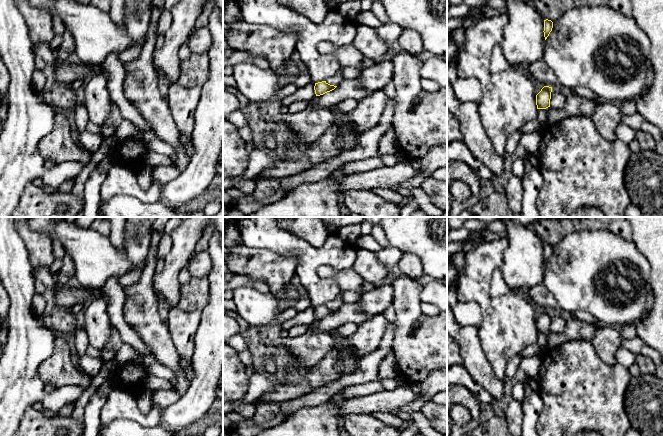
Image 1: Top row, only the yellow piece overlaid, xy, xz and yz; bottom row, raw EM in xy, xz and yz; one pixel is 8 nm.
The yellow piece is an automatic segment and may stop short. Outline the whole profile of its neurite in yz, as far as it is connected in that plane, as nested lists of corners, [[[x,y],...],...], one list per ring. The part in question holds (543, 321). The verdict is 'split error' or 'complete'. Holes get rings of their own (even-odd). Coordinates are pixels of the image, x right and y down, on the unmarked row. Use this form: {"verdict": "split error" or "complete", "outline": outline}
{"verdict": "complete", "outline": [[[544,310],[536,319],[537,333],[546,333],[550,331],[552,311]]]}

